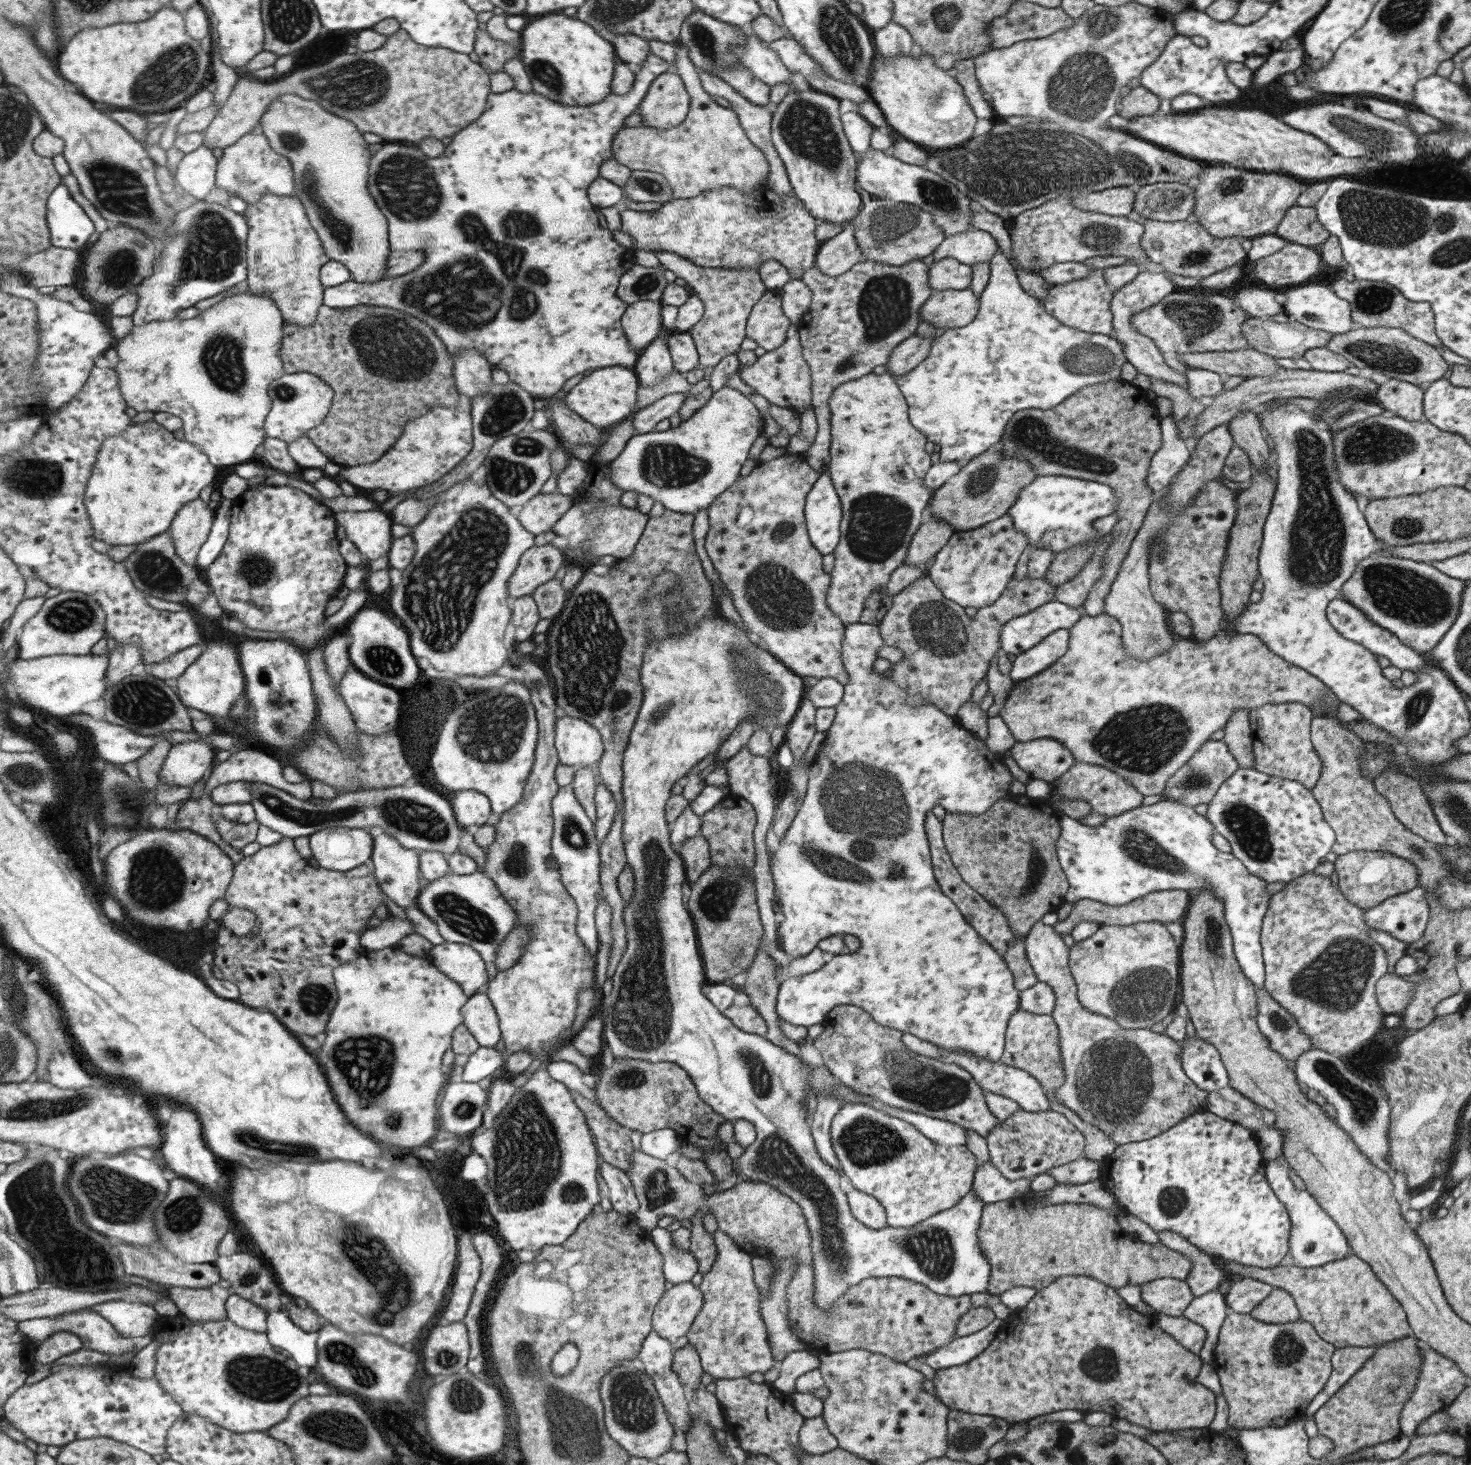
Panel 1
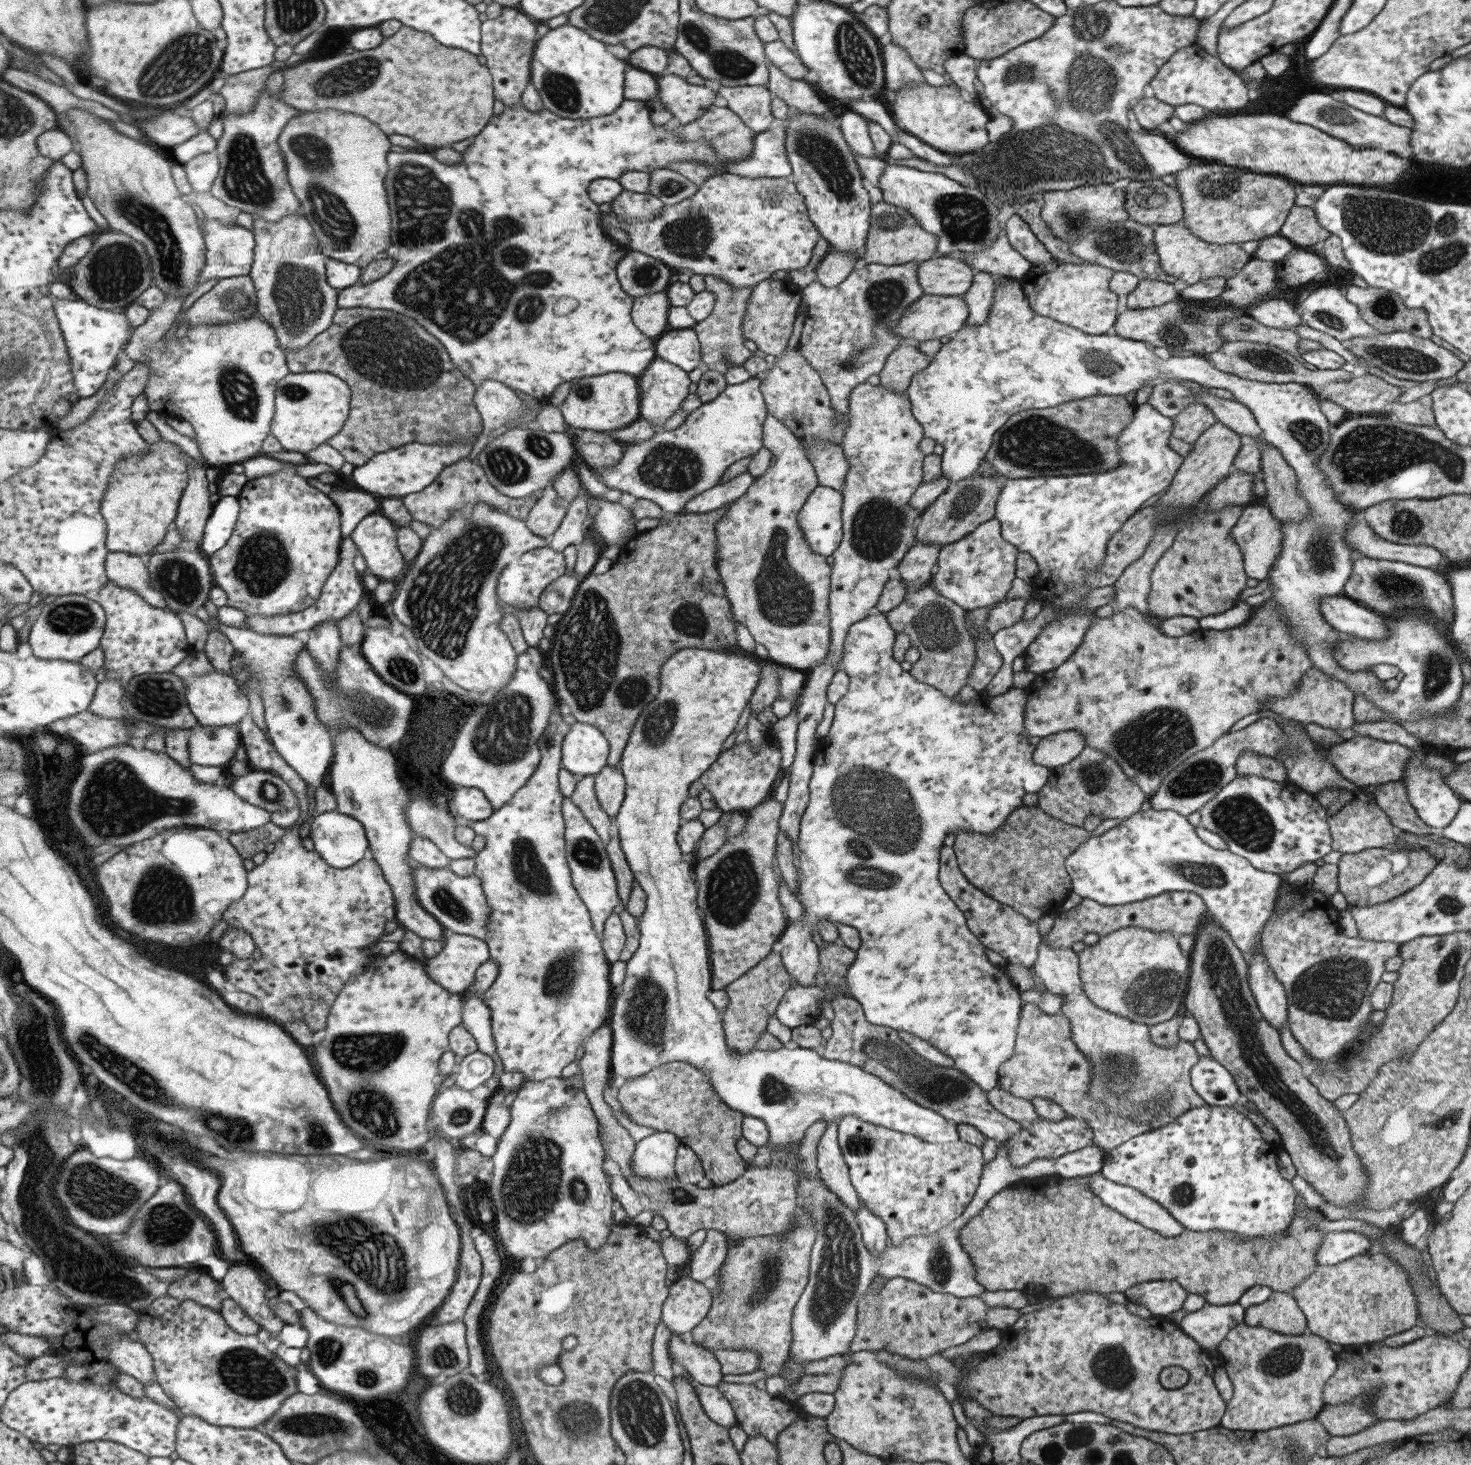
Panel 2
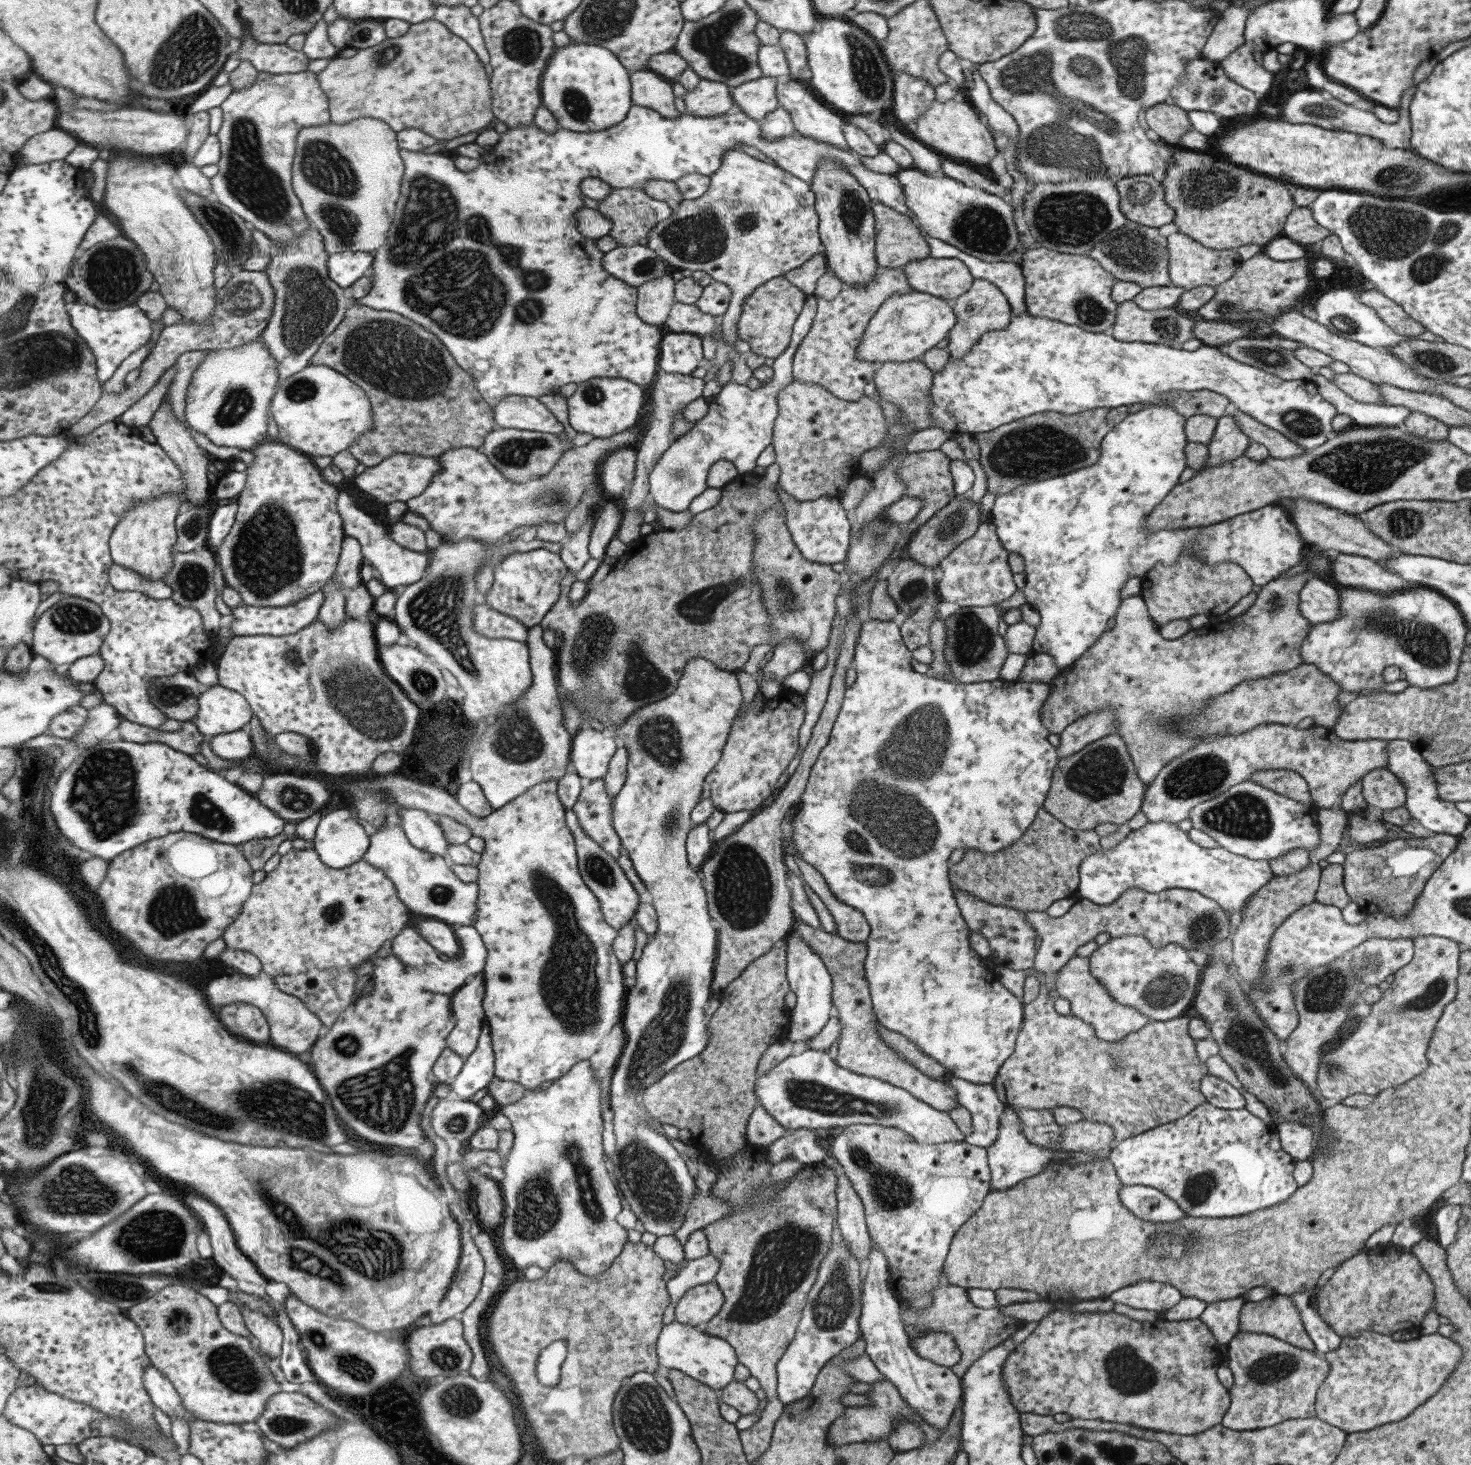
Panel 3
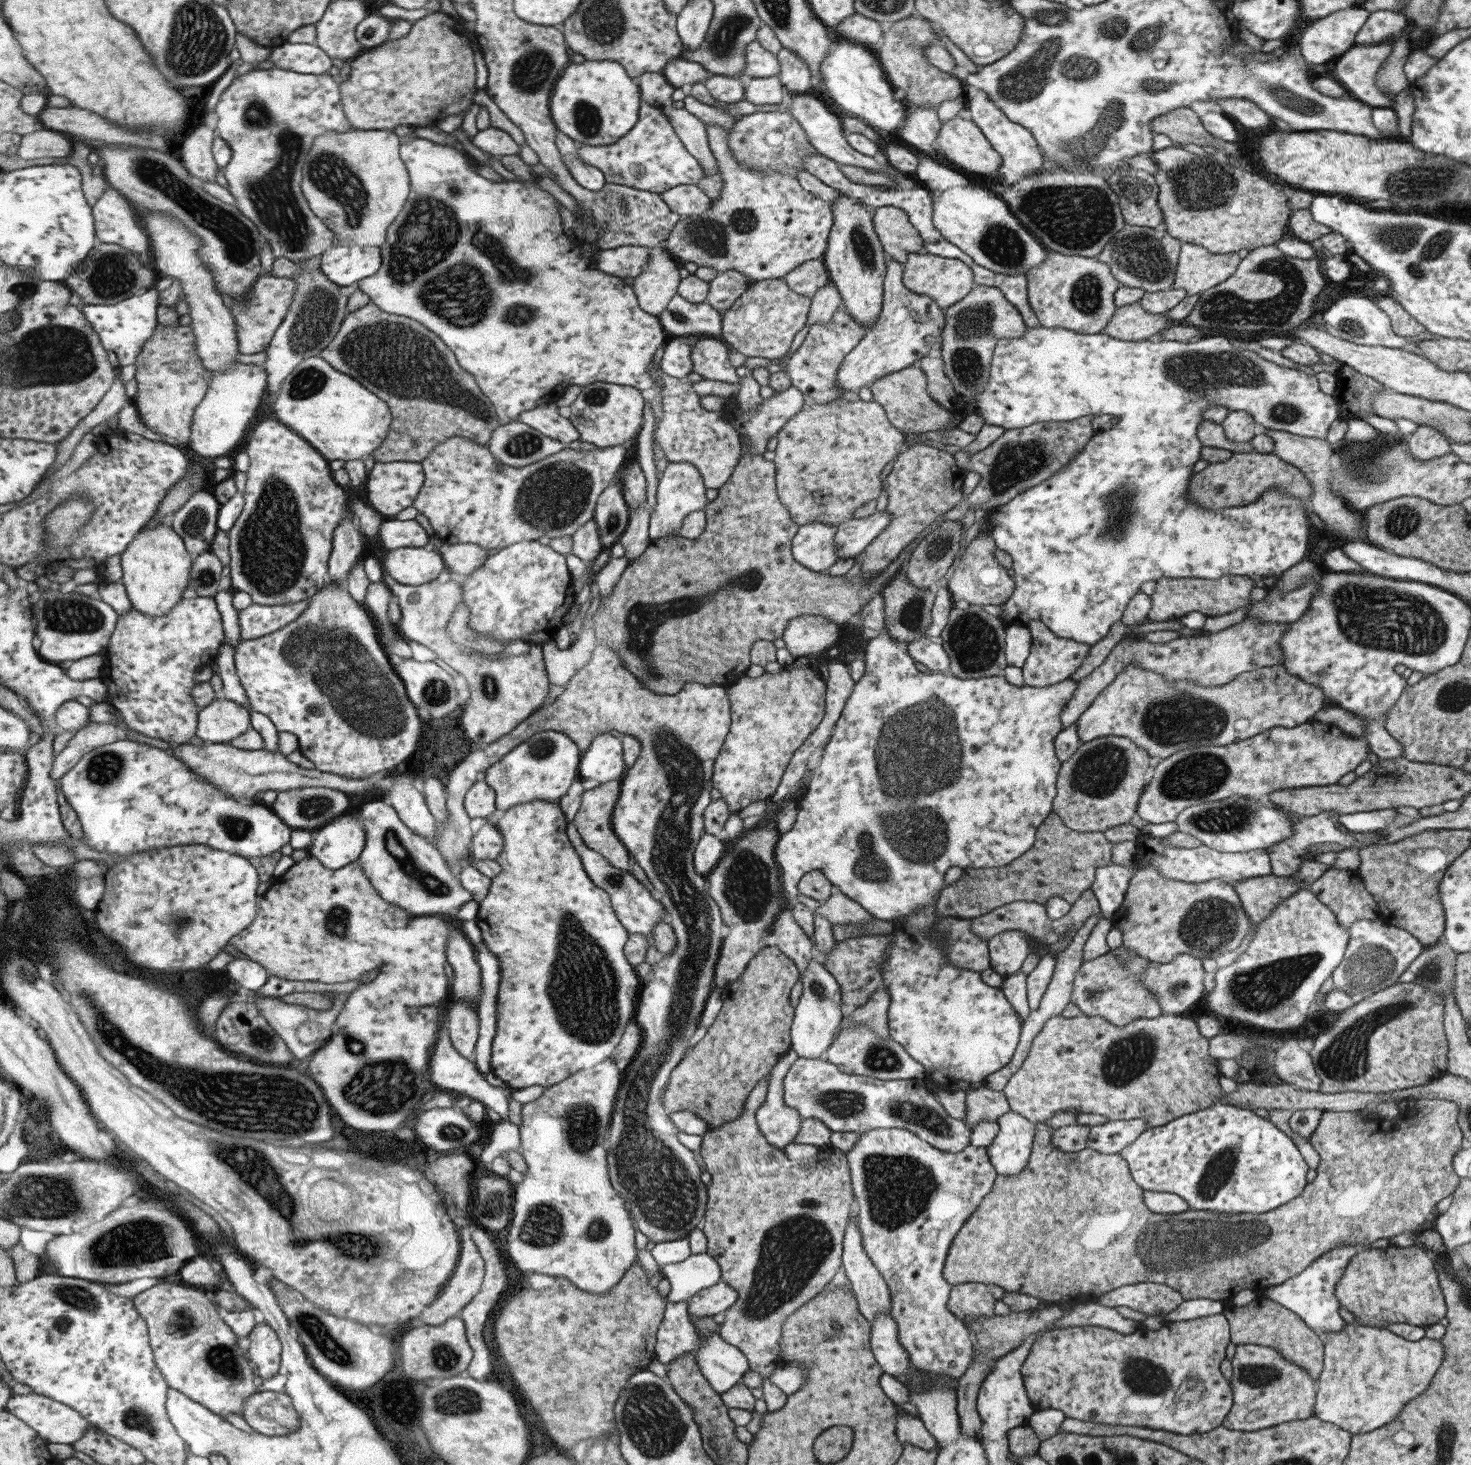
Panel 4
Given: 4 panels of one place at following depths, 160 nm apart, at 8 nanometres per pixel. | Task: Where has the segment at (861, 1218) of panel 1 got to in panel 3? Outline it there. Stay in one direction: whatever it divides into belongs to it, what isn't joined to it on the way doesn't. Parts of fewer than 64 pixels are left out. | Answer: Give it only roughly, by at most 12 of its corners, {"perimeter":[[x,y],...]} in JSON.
{"perimeter":[[872,1242],[858,1318],[864,1354],[931,1428],[961,1379],[910,1347]]}

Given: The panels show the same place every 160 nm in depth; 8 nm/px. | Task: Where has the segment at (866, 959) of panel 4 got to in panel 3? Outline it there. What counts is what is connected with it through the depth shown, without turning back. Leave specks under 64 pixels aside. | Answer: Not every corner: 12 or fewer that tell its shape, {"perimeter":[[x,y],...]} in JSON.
{"perimeter":[[797,920],[832,980],[842,1029],[835,1064],[903,1088],[931,1108],[959,1105],[878,1037],[865,941]]}

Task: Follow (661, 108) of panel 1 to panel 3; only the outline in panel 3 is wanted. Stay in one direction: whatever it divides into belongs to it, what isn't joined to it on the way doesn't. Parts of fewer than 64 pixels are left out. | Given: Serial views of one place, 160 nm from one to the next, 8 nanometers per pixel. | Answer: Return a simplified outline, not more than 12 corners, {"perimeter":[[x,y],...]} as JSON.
{"perimeter":[[702,79],[682,98],[686,112],[716,117],[735,109],[733,88]]}

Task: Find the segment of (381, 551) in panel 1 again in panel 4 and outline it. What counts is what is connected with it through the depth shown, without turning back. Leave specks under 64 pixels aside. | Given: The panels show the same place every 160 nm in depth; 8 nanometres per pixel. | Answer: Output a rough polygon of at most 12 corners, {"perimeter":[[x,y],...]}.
{"perimeter":[[430,547],[383,548],[384,576],[433,582],[447,567]]}

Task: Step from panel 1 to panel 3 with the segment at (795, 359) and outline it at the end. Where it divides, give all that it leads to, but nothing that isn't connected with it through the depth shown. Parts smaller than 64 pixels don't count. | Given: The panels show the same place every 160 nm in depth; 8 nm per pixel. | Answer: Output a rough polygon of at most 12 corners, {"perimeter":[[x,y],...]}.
{"perimeter":[[779,394],[770,444],[799,502],[840,500],[887,424],[863,395]]}

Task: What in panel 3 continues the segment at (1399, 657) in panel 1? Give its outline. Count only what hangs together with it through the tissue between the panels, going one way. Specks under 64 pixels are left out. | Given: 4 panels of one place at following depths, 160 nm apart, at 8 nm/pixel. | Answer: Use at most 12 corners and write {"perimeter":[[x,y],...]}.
{"perimeter":[[1310,577],[1298,611],[1310,623],[1338,617],[1337,587]]}

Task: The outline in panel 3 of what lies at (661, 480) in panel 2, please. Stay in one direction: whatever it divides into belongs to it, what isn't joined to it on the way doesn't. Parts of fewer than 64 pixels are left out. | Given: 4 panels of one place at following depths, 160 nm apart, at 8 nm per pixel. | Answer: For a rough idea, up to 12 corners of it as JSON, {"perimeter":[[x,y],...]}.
{"perimeter":[[807,295],[759,388],[728,382],[650,474],[657,507],[685,512],[730,460],[756,471],[779,394],[816,312]]}

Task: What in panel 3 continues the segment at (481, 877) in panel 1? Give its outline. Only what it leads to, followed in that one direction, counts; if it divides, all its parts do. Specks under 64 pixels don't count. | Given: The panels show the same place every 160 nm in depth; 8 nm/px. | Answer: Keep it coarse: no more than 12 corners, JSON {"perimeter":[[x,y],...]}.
{"perimeter":[[400,824],[370,836],[412,914],[452,926],[479,920],[478,883],[415,848]]}

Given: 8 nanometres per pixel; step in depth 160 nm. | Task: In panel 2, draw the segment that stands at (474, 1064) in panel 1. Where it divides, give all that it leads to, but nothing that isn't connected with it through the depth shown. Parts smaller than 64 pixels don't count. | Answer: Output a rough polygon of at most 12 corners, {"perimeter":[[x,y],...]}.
{"perimeter":[[479,1050],[462,1059],[455,1084],[475,1090],[495,1074],[495,1060]]}

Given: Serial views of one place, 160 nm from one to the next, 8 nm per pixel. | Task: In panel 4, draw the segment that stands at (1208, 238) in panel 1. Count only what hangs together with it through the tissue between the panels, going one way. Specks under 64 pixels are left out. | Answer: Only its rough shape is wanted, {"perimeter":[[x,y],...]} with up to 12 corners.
{"perimeter":[[1182,242],[1173,289],[1199,295],[1223,282],[1240,261]]}

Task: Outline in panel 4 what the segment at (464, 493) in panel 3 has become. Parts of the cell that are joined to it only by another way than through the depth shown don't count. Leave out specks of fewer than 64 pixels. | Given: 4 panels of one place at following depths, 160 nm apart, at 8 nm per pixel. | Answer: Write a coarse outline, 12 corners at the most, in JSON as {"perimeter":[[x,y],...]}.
{"perimeter":[[463,436],[421,462],[443,544],[572,536],[633,451],[517,468]]}

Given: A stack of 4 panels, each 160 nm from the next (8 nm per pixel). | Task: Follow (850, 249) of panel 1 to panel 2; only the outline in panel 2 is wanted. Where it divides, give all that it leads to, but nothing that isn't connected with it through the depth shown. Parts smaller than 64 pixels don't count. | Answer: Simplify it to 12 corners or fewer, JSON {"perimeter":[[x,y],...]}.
{"perimeter":[[829,251],[815,269],[815,281],[833,288],[853,272],[854,252]]}

